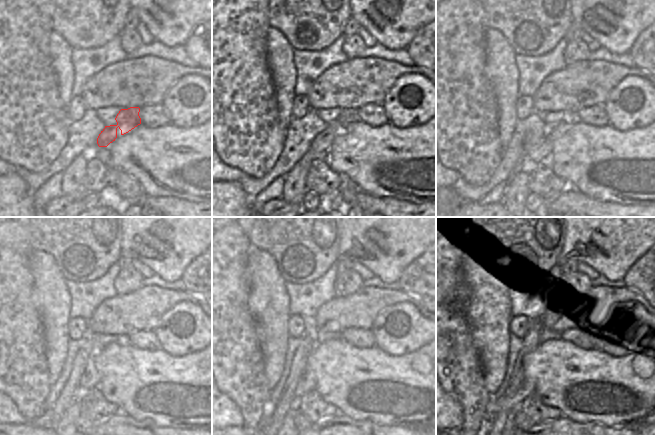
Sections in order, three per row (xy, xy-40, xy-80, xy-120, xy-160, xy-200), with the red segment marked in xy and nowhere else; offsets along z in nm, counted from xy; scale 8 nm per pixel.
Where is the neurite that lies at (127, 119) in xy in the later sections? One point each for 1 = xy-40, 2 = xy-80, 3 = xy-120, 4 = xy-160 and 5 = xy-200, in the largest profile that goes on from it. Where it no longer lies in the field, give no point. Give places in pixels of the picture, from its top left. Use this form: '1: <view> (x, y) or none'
1: xy-40 (319, 148)
2: xy-80 (541, 150)
3: xy-120 (89, 378)
4: xy-160 (306, 383)
5: xy-200 (512, 402)

